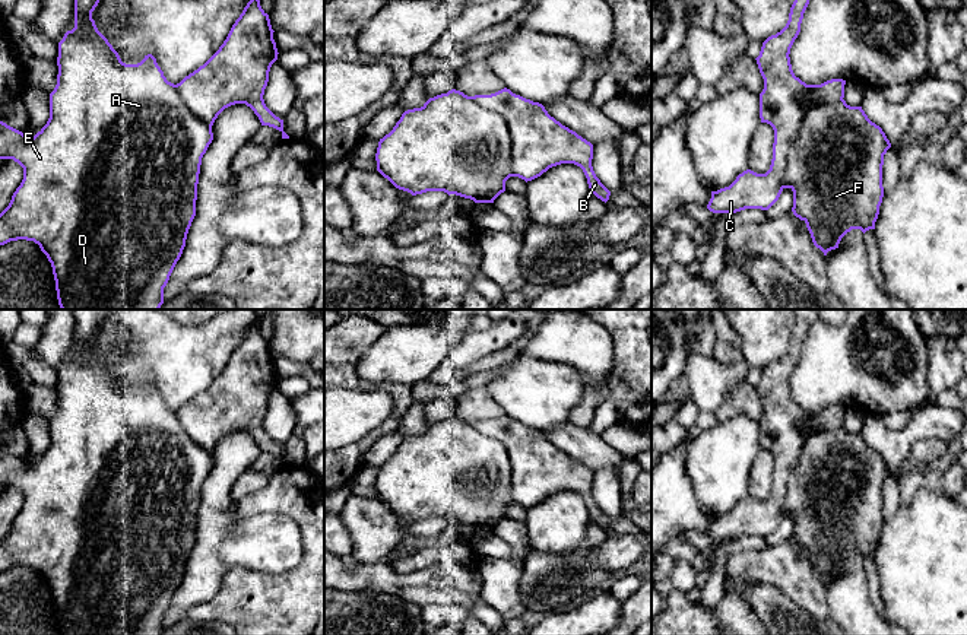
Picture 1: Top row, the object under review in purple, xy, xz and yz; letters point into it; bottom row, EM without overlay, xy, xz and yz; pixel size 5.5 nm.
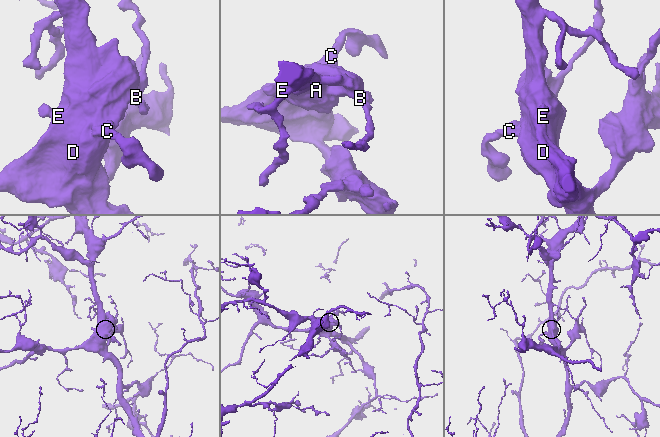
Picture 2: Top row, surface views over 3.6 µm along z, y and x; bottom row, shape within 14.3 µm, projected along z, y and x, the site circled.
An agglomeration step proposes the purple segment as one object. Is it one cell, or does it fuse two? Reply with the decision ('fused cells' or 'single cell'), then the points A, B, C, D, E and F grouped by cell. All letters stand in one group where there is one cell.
fused cells | A D E F / B C

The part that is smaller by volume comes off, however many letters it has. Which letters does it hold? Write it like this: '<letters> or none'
B, C

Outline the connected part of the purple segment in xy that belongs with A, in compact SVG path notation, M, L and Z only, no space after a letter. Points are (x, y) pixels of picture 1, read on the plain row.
M70 309L74 317L74 355L58 369L57 412L50 420L50 445L28 466L22 458L0 448L0 486L13 486L23 495L23 507L0 540L0 572L26 566L39 572L53 594L60 635L161 635L164 615L180 587L191 549L196 543L197 511L202 485L213 467L212 454L196 444L181 428L177 413L167 407L152 381L137 391L126 391L108 366L98 358L92 339L111 309Z

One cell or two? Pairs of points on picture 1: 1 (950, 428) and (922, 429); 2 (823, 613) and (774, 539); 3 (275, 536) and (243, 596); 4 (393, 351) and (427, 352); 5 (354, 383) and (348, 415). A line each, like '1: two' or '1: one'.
1: one
2: two
3: two
4: one
5: two

